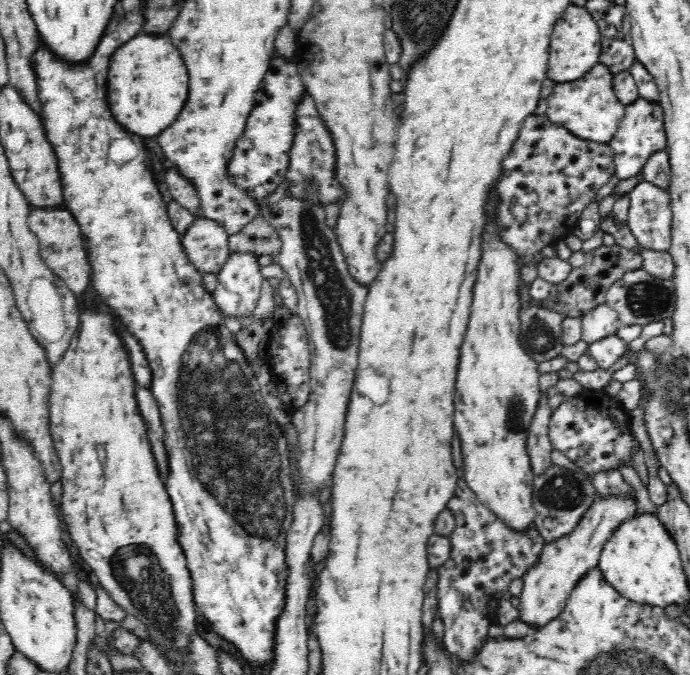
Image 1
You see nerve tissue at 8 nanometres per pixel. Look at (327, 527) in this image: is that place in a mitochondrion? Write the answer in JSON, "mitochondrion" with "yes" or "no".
{"mitochondrion":"no"}

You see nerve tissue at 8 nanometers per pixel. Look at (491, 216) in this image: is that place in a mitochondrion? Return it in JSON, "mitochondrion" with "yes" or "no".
{"mitochondrion":"no"}

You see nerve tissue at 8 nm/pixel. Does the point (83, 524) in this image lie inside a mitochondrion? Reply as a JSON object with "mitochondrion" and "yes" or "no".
{"mitochondrion":"no"}

